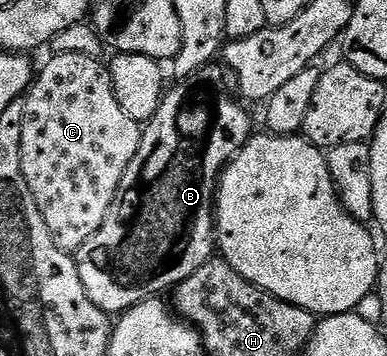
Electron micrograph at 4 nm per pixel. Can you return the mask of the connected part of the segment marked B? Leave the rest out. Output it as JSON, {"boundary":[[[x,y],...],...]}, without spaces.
{"boundary":[[[218,66],[204,67],[203,70],[191,75],[188,79],[178,80],[174,84],[176,87],[172,91],[170,88],[164,94],[157,113],[143,127],[137,157],[133,157],[133,161],[129,161],[129,169],[125,169],[125,177],[121,177],[117,197],[113,197],[113,205],[109,205],[109,213],[105,213],[105,221],[101,225],[101,229],[97,229],[97,233],[93,233],[93,237],[89,237],[89,241],[85,241],[85,245],[81,245],[81,249],[74,252],[73,258],[77,265],[77,273],[81,273],[81,285],[85,285],[85,293],[89,293],[89,301],[93,301],[93,305],[97,305],[97,309],[106,311],[108,316],[118,316],[145,299],[162,296],[164,294],[162,291],[170,292],[180,283],[185,282],[190,275],[197,273],[197,269],[210,263],[213,258],[213,252],[217,247],[215,242],[215,192],[219,189],[219,177],[223,174],[227,164],[234,159],[235,154],[252,138],[251,115],[242,107],[244,104],[234,94],[231,96],[223,92],[222,74],[224,75],[224,72]]]}

